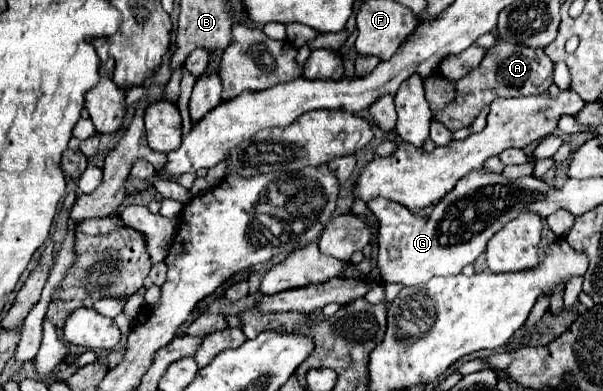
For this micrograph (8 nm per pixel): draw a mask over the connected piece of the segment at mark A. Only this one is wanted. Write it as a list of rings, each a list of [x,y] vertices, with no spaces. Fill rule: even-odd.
[[[497,40],[497,46],[487,52],[481,66],[475,72],[469,72],[465,78],[457,80],[457,96],[453,104],[445,110],[435,112],[435,120],[445,124],[449,130],[461,130],[469,126],[485,104],[491,104],[495,98],[515,98],[515,96],[535,96],[547,92],[553,84],[553,62],[545,56],[541,48],[525,48],[519,44],[505,44]]]

